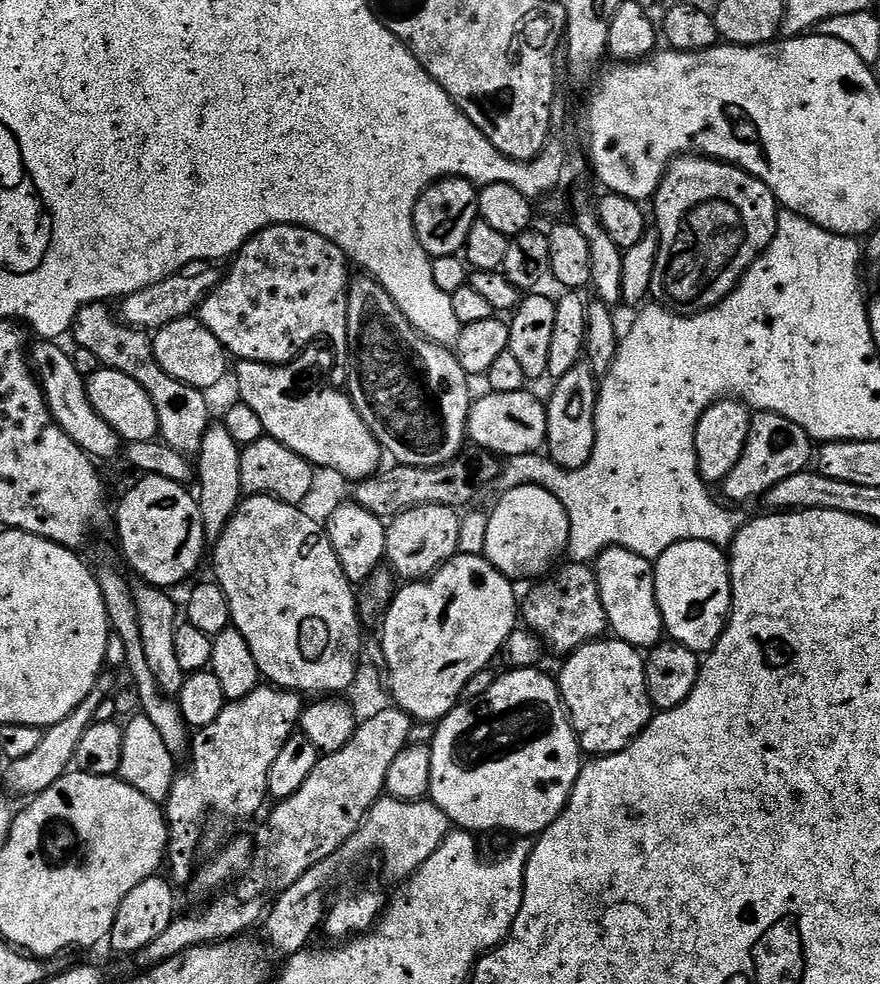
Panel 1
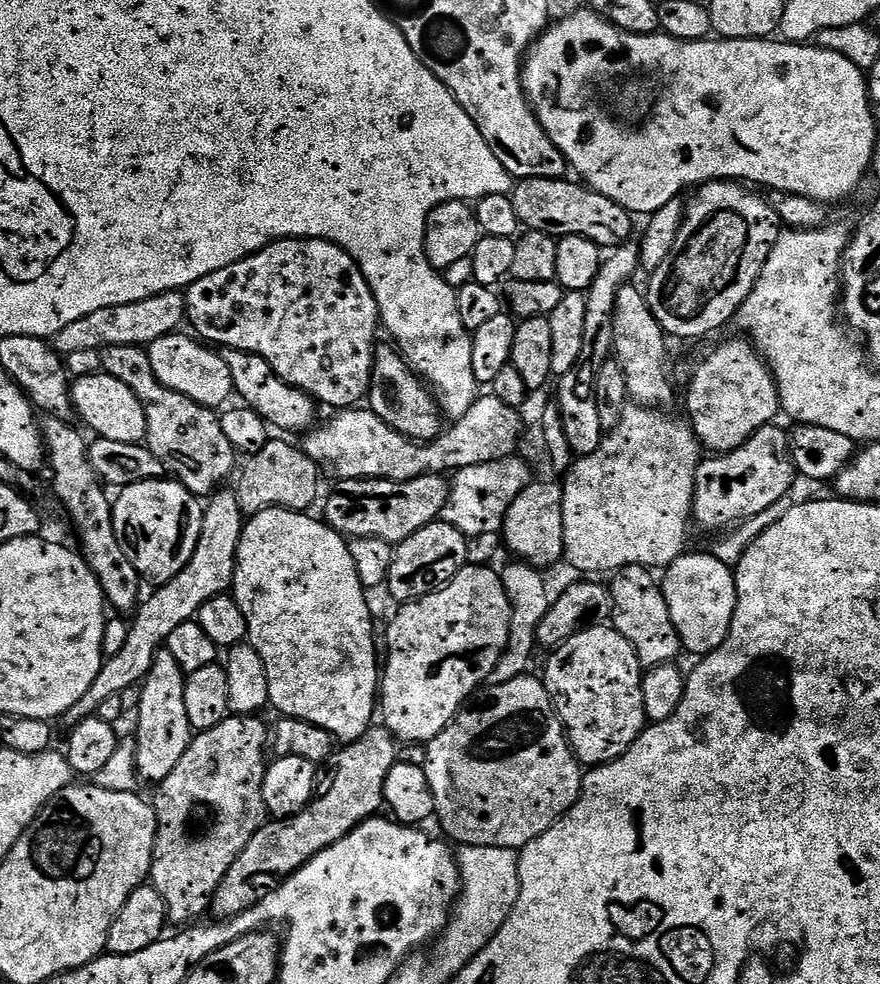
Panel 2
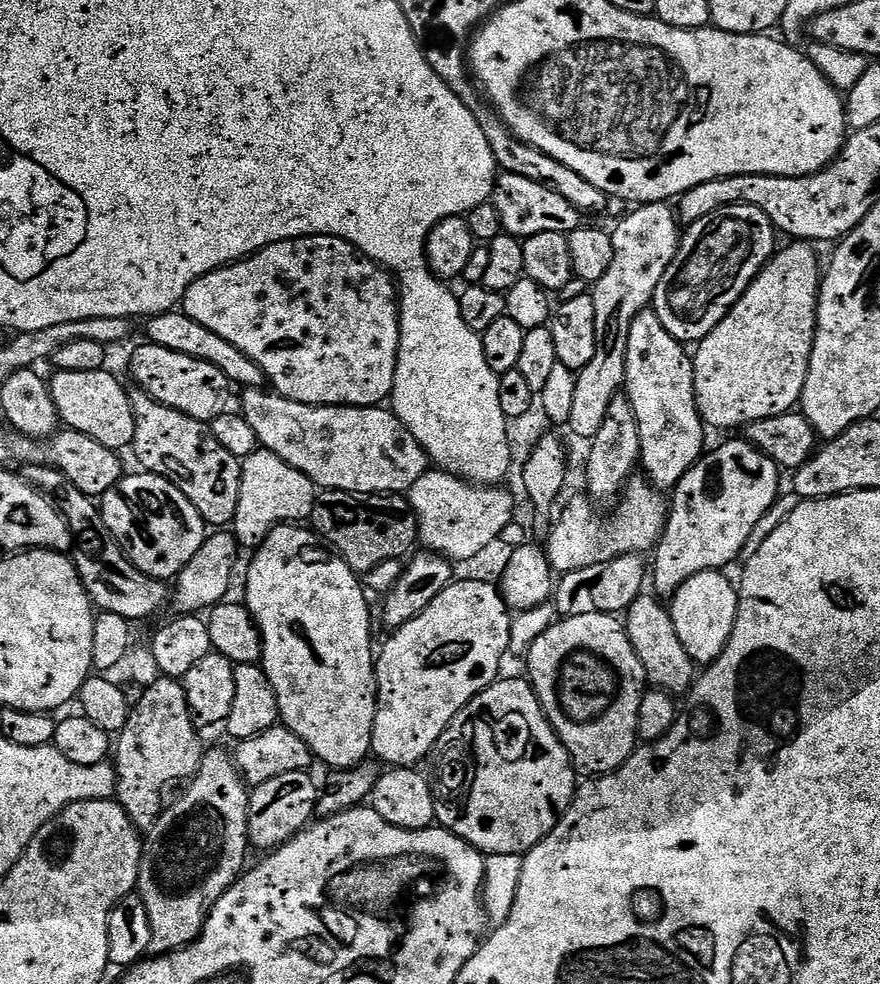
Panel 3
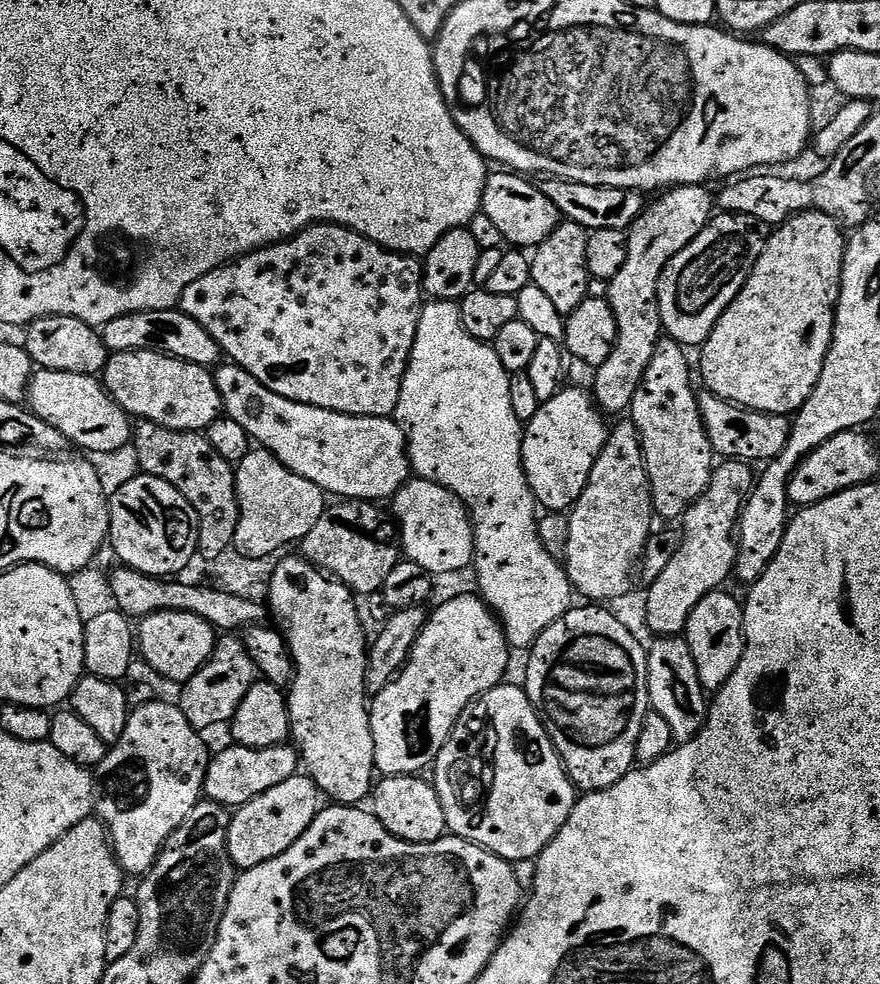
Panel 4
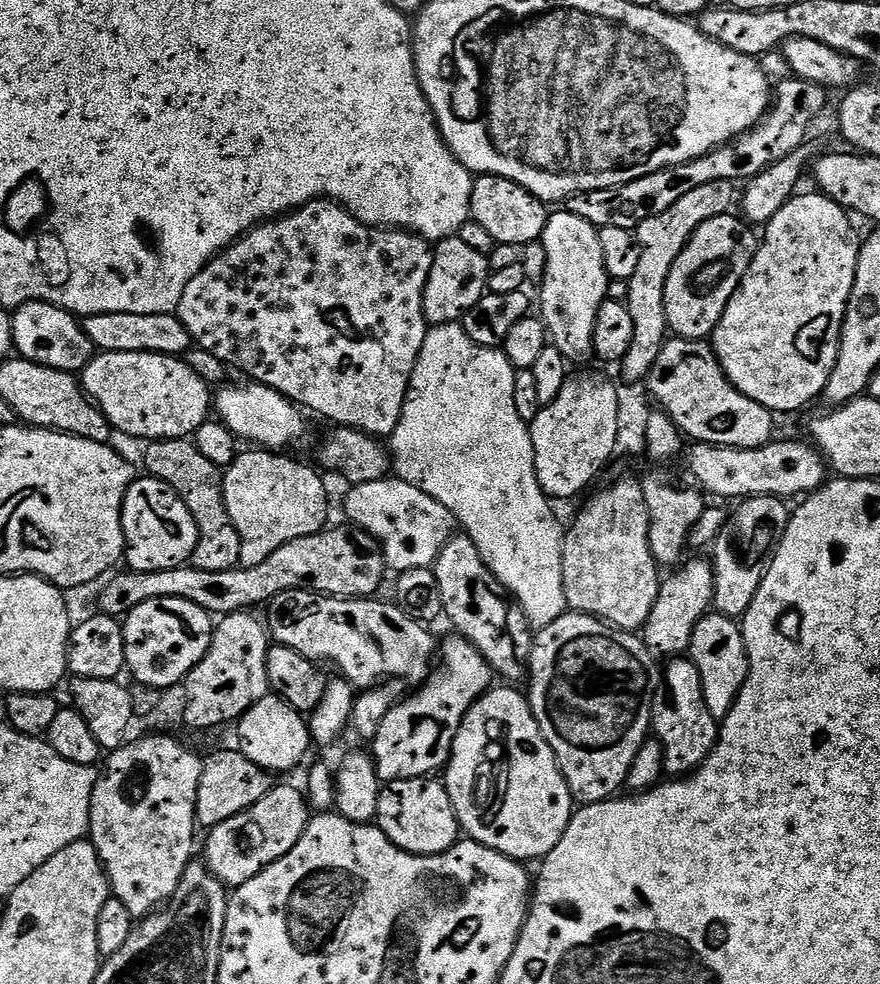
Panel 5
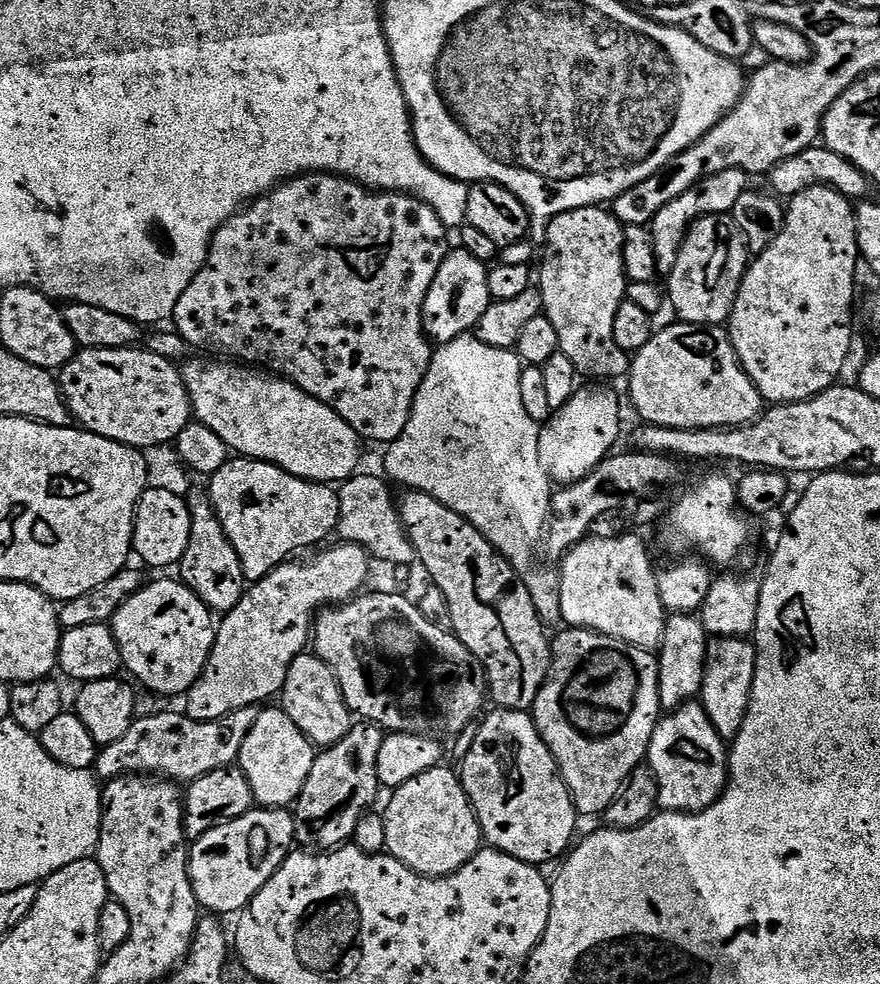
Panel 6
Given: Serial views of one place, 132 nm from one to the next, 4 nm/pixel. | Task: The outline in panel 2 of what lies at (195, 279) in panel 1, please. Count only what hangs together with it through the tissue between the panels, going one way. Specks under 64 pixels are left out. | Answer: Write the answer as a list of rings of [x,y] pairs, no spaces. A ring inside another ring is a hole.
[[[183,291],[158,294],[142,302],[126,302],[126,306],[106,306],[70,322],[70,326],[58,330],[54,337],[54,347],[61,357],[67,358],[78,350],[100,352],[106,348],[144,348],[166,338],[166,334],[177,331],[186,320],[186,296]]]

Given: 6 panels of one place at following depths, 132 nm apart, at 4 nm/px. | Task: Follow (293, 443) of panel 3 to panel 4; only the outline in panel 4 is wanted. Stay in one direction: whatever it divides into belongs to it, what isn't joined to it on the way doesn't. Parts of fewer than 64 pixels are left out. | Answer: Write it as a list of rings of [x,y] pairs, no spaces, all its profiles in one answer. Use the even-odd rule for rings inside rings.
[[[231,362],[219,365],[214,371],[215,385],[223,402],[223,413],[240,423],[249,437],[265,451],[273,453],[292,473],[314,482],[327,495],[337,499],[384,502],[395,496],[397,490],[411,477],[405,432],[393,417],[352,416],[341,412],[322,410],[305,403],[291,402],[288,398],[274,394],[249,371],[242,370]]]

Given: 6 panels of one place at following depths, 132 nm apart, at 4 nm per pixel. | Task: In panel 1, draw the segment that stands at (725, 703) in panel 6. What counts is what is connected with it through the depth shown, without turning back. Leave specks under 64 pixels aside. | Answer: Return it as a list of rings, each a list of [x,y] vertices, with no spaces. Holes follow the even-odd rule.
[[[691,540],[690,542],[678,542],[666,550],[654,562],[656,573],[654,574],[654,594],[658,598],[658,610],[662,614],[665,633],[675,643],[686,646],[697,654],[707,654],[712,647],[719,642],[724,633],[724,625],[728,622],[728,613],[732,611],[732,574],[730,560],[725,549],[717,544]]]

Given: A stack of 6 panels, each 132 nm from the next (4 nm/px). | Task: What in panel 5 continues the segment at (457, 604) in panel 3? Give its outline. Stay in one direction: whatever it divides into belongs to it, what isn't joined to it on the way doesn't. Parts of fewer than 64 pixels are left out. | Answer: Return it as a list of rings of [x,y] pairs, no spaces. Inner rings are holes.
[[[452,634],[448,641],[438,648],[438,667],[429,675],[416,692],[393,706],[390,714],[382,718],[382,726],[378,726],[378,734],[371,741],[370,752],[376,761],[376,773],[381,781],[409,780],[415,776],[431,777],[439,773],[447,765],[452,753],[452,743],[460,729],[460,723],[473,704],[489,691],[494,684],[494,673],[481,652],[459,634]]]

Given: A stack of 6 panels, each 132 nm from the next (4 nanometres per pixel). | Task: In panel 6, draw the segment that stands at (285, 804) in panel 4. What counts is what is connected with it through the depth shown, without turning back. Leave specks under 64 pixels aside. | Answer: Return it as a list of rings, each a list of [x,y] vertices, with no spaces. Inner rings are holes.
[[[256,806],[238,818],[214,826],[194,841],[188,854],[188,877],[197,905],[205,913],[221,917],[243,912],[254,894],[280,869],[295,844],[296,818],[283,808]]]

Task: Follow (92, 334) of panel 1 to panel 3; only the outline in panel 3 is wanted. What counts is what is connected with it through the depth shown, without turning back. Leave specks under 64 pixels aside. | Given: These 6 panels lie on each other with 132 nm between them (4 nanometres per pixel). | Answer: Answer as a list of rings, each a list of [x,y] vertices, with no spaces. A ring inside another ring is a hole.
[[[138,387],[128,388],[128,397],[134,410],[134,438],[132,439],[131,455],[136,455],[136,460],[141,464],[145,473],[166,478],[198,510],[205,525],[216,530],[224,530],[231,525],[238,510],[238,494],[242,486],[240,477],[241,460],[234,458],[230,450],[225,450],[214,438],[211,427],[203,420],[195,420],[170,406],[162,406],[150,394],[146,394]]]

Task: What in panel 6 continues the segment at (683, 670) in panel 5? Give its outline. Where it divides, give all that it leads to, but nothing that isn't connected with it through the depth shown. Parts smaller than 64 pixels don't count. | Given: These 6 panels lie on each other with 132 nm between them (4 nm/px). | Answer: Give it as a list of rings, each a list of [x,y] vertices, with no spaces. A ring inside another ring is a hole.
[[[689,702],[675,712],[661,715],[646,757],[647,767],[651,768],[660,787],[659,807],[666,812],[701,812],[714,806],[714,802],[718,802],[718,798],[724,793],[724,788],[728,784],[728,753],[726,742],[718,734],[718,730],[714,730],[703,704]]]

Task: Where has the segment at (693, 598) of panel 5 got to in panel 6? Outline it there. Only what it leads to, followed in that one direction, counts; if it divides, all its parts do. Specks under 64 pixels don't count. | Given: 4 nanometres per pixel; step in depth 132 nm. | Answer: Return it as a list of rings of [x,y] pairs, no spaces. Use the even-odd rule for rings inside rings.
[[[672,614],[664,621],[664,633],[658,649],[660,677],[658,694],[665,713],[675,712],[682,705],[695,701],[702,690],[704,671],[708,661],[709,635],[696,614]]]

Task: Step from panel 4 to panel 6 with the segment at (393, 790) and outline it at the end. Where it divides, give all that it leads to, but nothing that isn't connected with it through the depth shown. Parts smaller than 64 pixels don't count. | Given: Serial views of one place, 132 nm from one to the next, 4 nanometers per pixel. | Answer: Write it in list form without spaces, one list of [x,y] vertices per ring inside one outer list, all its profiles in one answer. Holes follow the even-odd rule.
[[[445,766],[426,770],[410,782],[402,782],[391,793],[388,809],[382,812],[386,826],[387,855],[410,866],[423,876],[449,876],[454,874],[482,847],[482,833],[476,812],[464,789],[464,783],[455,771]]]

